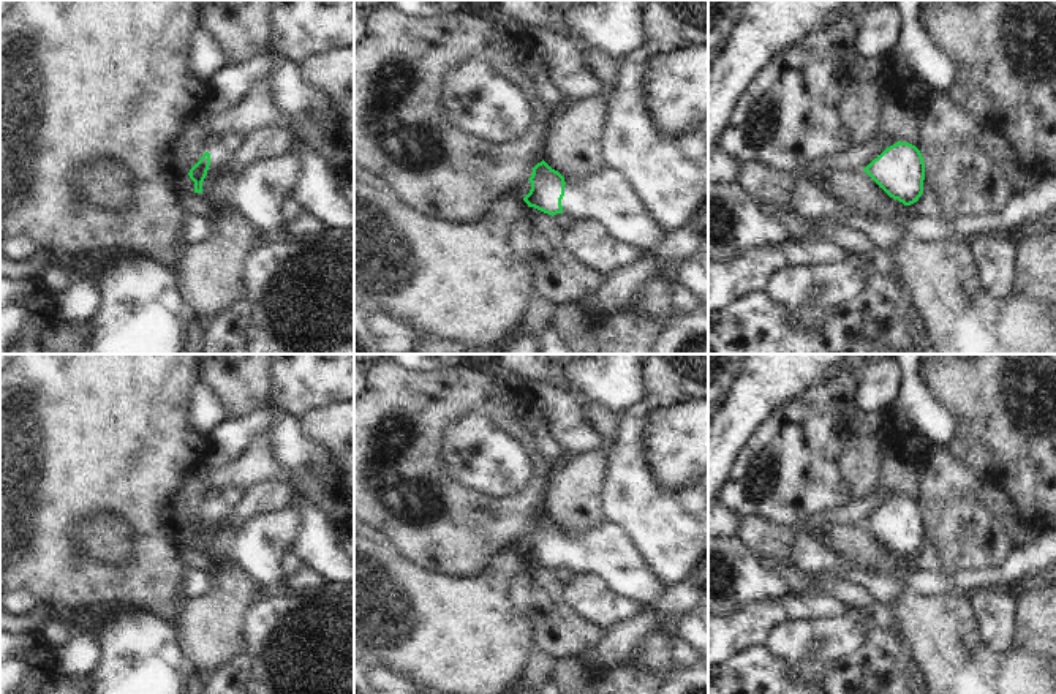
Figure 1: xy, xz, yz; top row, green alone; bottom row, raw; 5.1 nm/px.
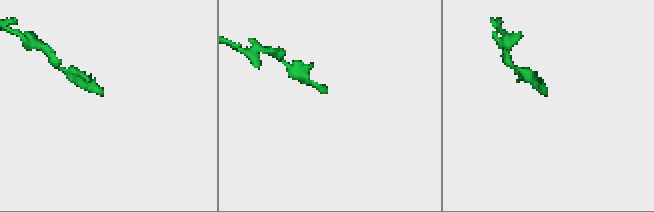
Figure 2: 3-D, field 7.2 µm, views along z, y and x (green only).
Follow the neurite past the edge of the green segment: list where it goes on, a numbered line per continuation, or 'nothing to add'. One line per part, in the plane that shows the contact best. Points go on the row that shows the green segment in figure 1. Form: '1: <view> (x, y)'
1: xz (604, 196).

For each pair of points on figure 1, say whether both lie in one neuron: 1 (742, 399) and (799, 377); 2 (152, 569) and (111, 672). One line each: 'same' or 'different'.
1: same
2: different

